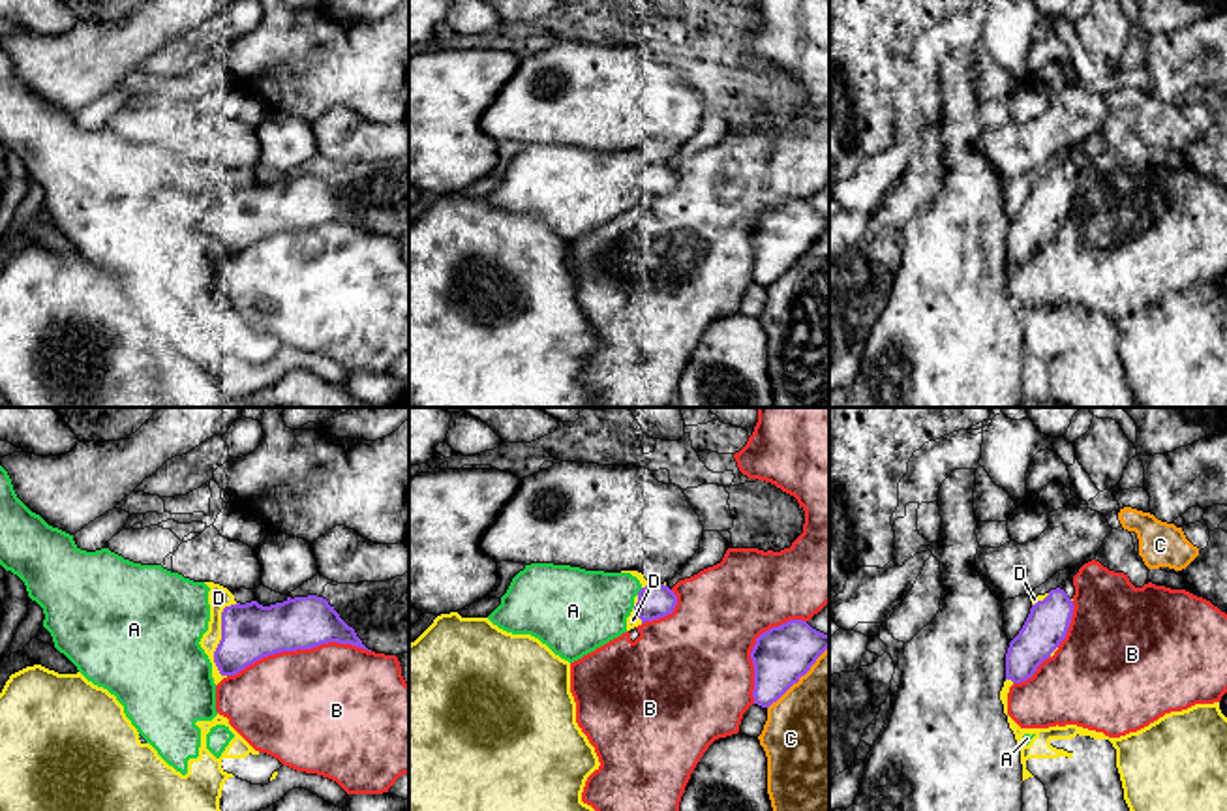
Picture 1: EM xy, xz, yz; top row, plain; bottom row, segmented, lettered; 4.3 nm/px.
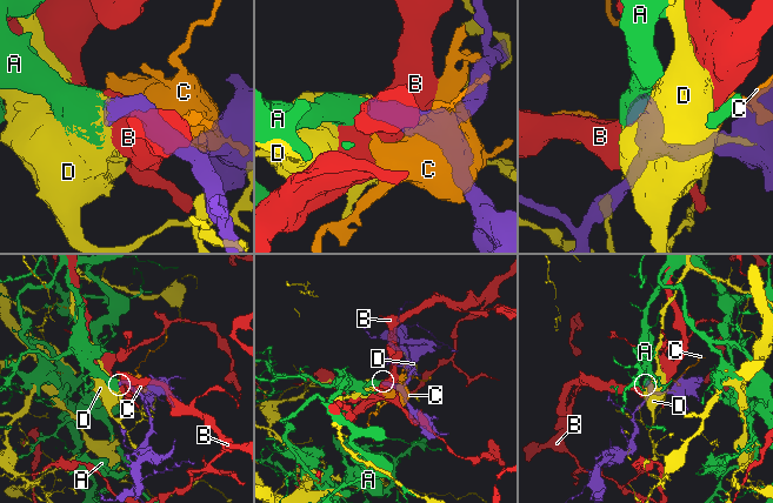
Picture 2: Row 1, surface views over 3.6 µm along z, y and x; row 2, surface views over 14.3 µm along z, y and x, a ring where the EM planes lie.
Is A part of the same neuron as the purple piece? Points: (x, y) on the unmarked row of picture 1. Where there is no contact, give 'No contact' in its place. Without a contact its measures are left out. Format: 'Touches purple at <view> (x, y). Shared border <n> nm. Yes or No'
Touches purple at xz (638, 171). Shared border 40 nm. Yes

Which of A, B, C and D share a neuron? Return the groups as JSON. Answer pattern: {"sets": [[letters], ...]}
{"sets": [["A"], ["B"], ["C"], ["D"]]}

